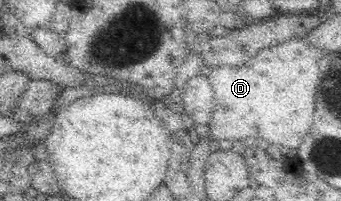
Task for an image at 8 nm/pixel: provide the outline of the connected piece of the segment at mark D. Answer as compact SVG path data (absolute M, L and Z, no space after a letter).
M307 35L272 46L261 49L255 57L241 66L218 64L206 71L205 75L211 82L215 98L215 109L211 113L211 122L207 124L209 134L206 138L209 141L233 142L254 137L259 141L266 140L269 145L285 151L285 147L299 147L301 139L309 133L311 117L315 111L315 91L320 81L318 62L325 52L322 47L311 44Z

